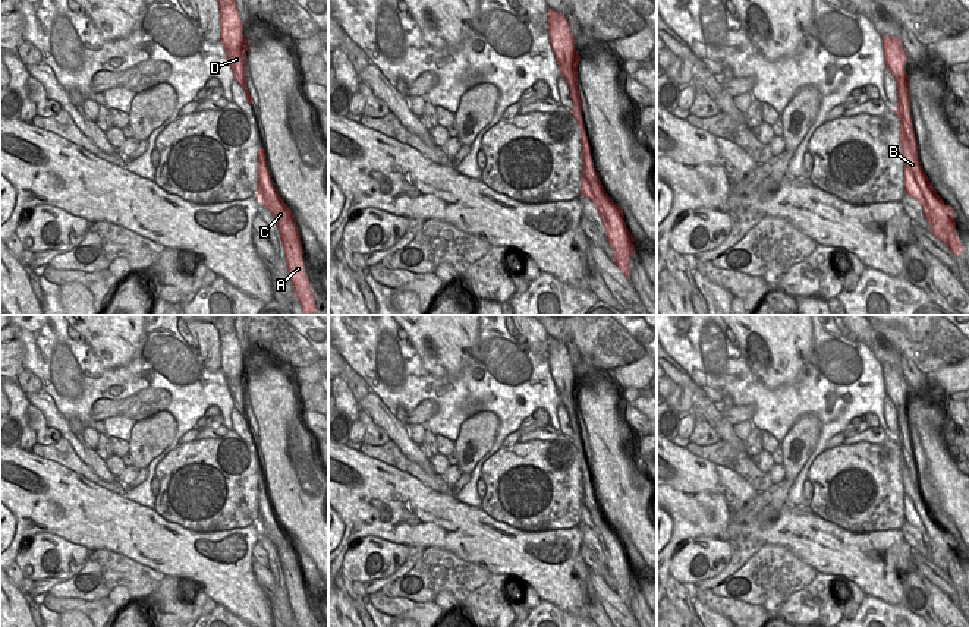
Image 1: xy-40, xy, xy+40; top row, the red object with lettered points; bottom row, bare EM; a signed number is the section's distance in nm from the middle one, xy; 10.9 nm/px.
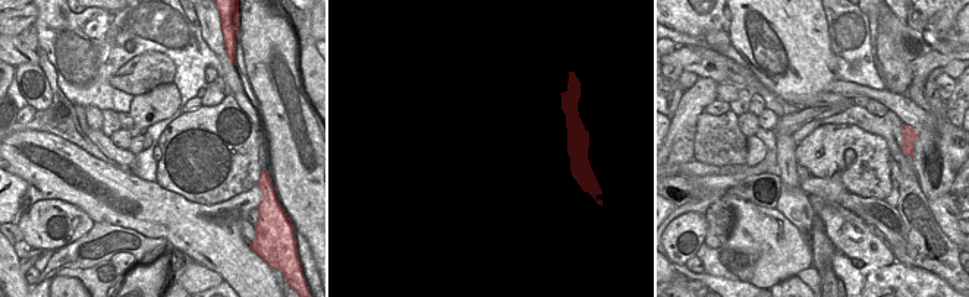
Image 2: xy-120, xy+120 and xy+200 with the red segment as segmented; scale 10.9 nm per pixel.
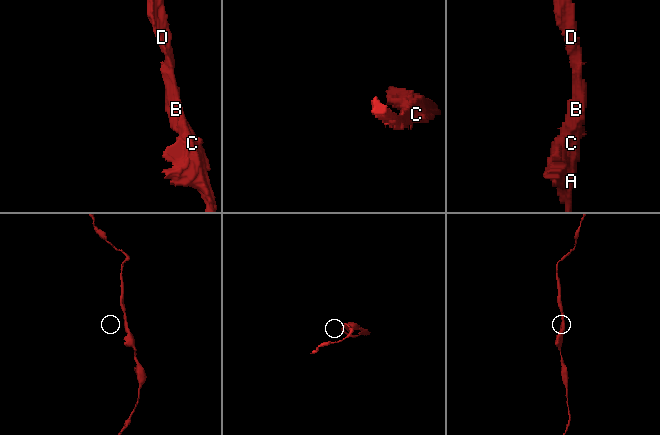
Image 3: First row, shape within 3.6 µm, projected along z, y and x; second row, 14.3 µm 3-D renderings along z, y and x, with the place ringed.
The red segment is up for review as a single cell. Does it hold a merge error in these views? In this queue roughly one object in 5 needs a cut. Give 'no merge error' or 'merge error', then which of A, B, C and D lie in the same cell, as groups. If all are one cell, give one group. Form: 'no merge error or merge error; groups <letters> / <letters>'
no merge error; groups A B C D

